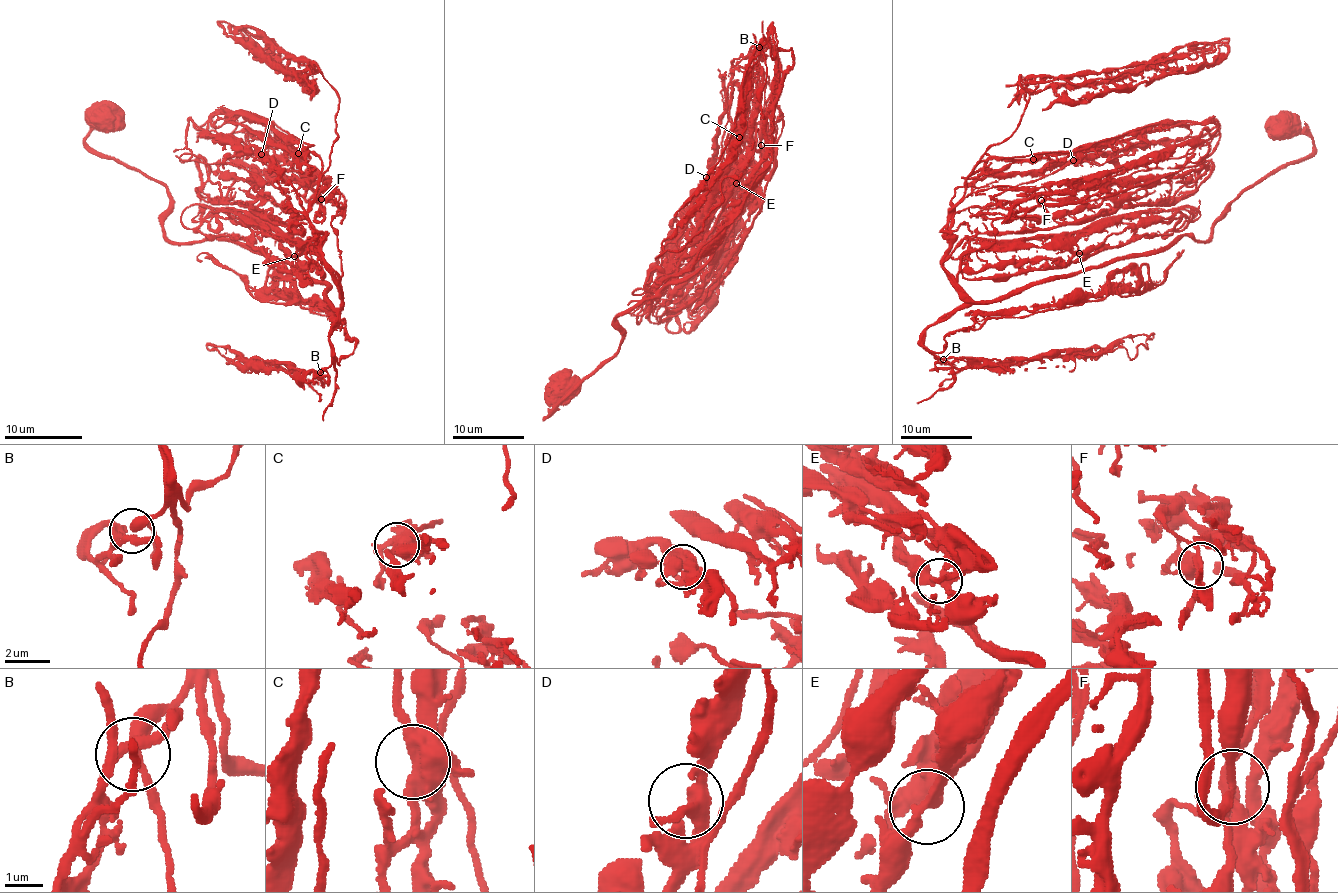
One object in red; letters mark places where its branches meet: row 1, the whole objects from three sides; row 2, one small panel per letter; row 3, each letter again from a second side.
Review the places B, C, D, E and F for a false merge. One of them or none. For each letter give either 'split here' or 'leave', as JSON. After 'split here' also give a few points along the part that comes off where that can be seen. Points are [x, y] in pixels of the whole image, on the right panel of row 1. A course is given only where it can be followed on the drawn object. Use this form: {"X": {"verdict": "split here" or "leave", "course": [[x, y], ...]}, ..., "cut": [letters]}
{"B": {"verdict": "leave"}, "C": {"verdict": "leave"}, "D": {"verdict": "leave"}, "E": {"verdict": "leave"}, "F": {"verdict": "leave"}, "cut": []}

